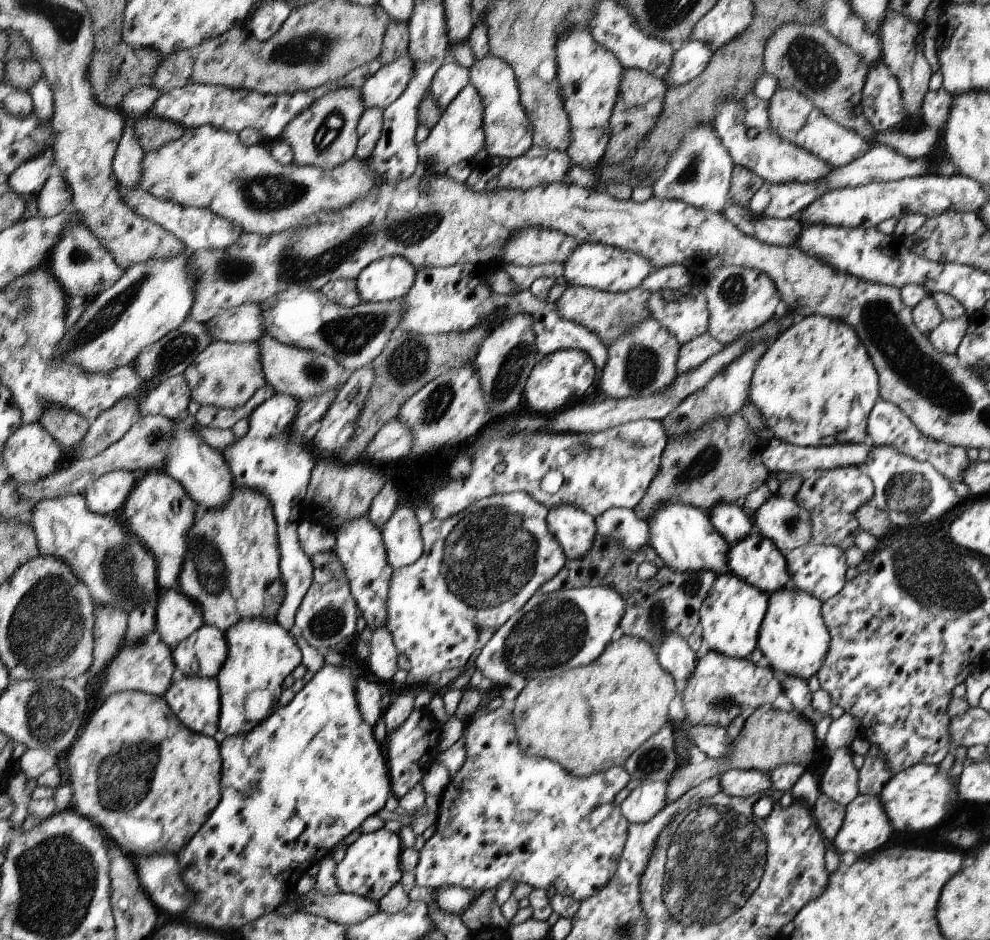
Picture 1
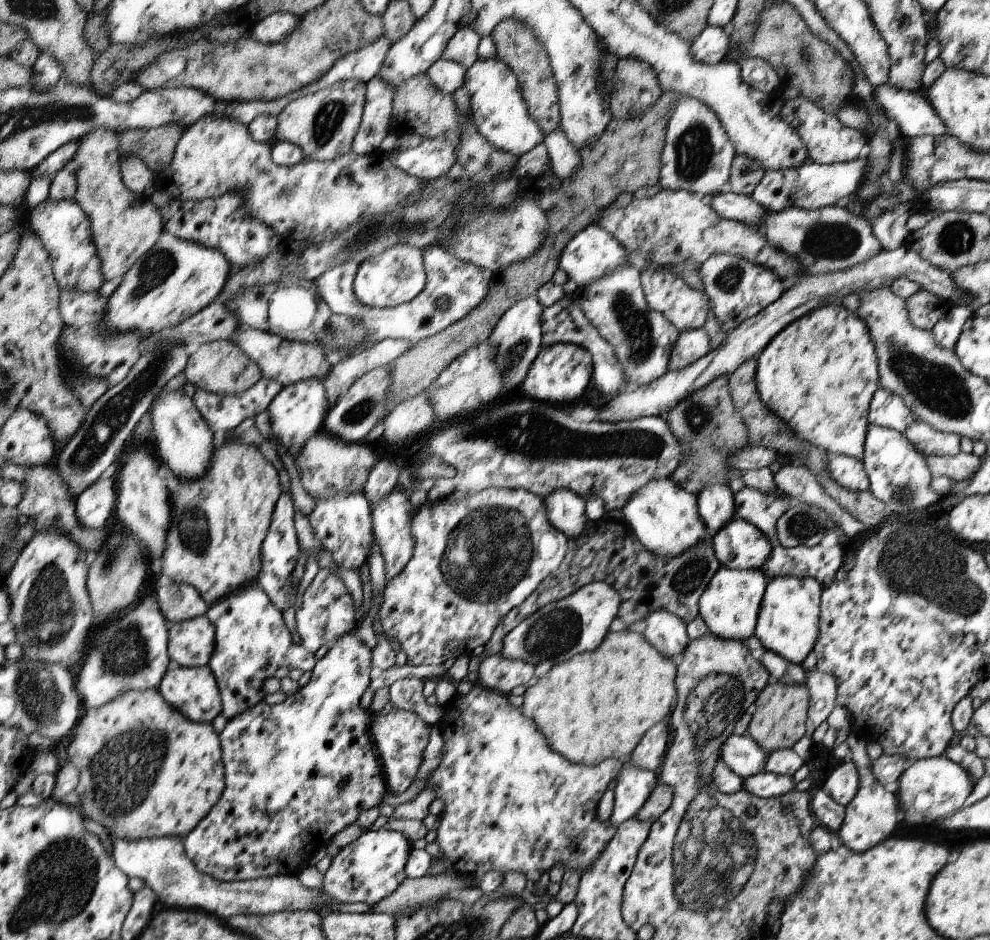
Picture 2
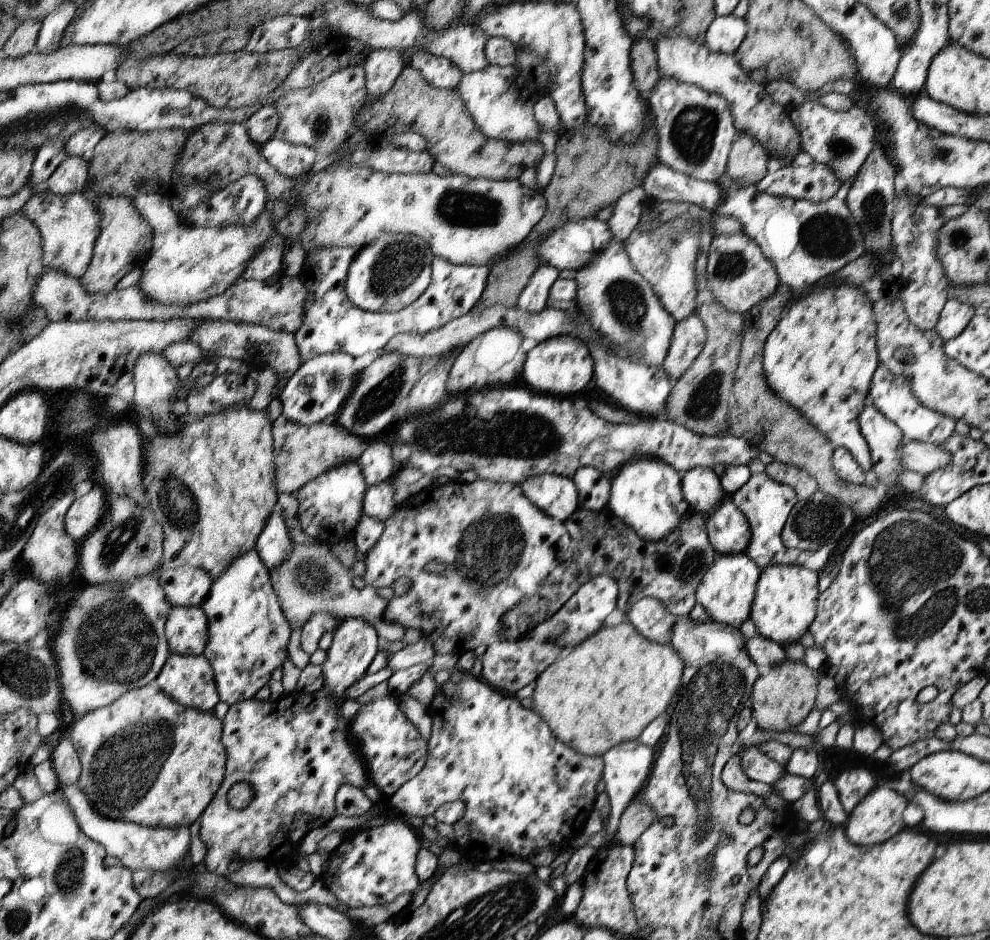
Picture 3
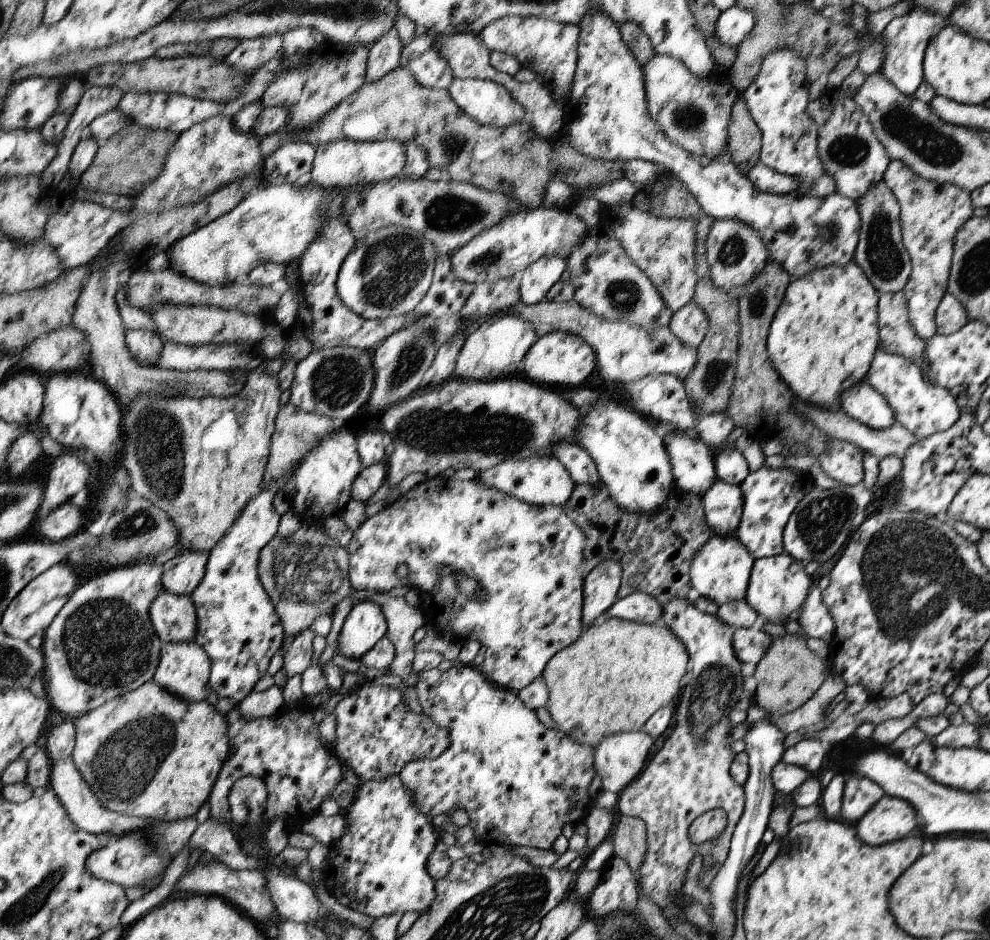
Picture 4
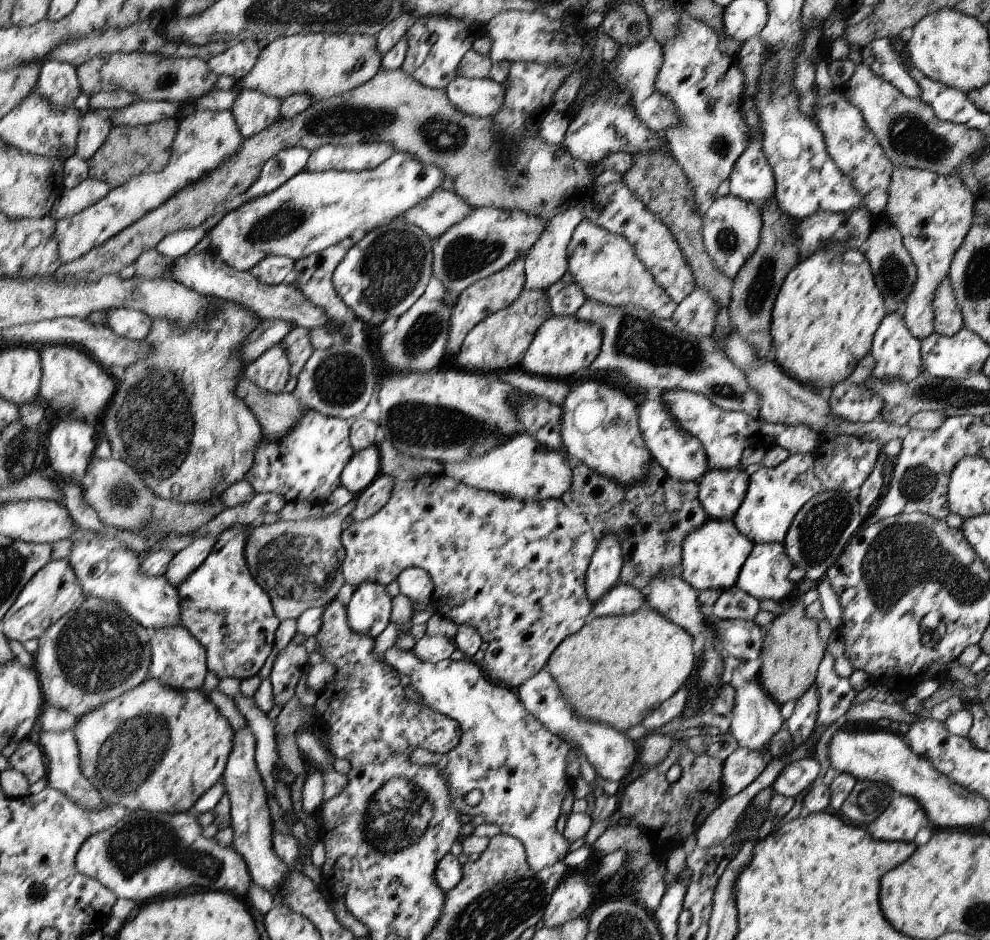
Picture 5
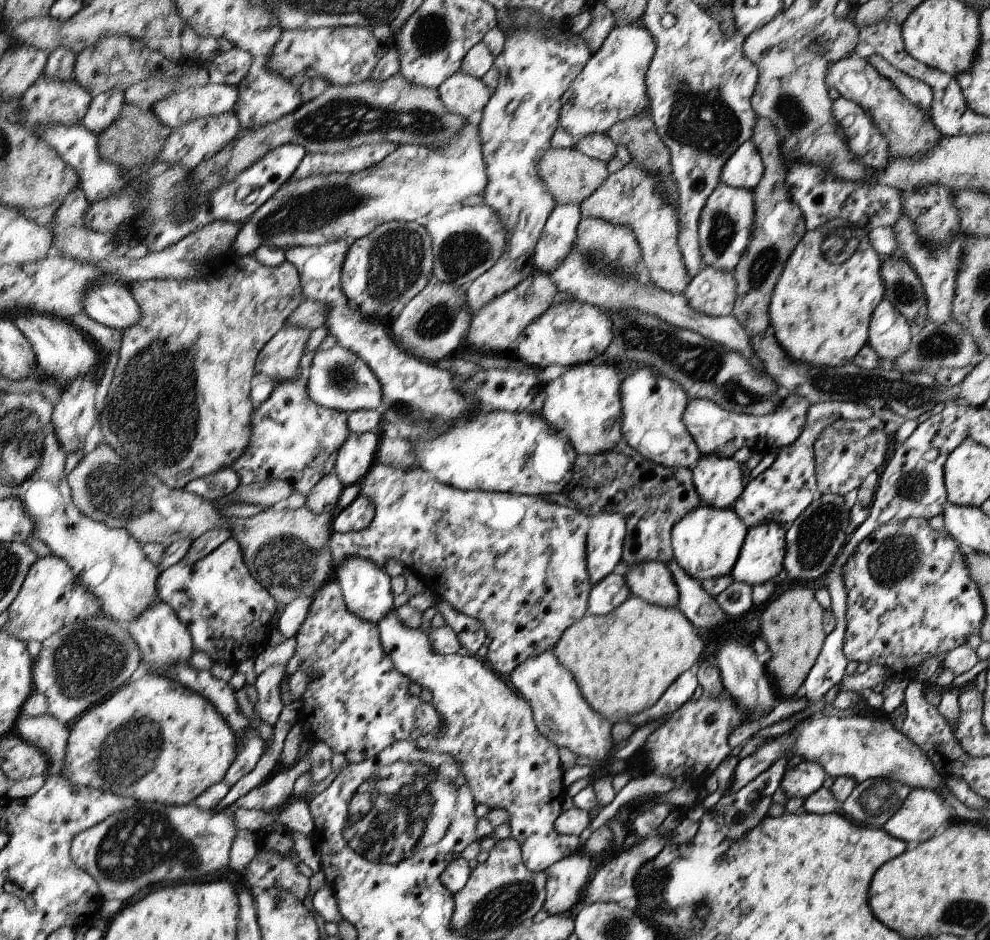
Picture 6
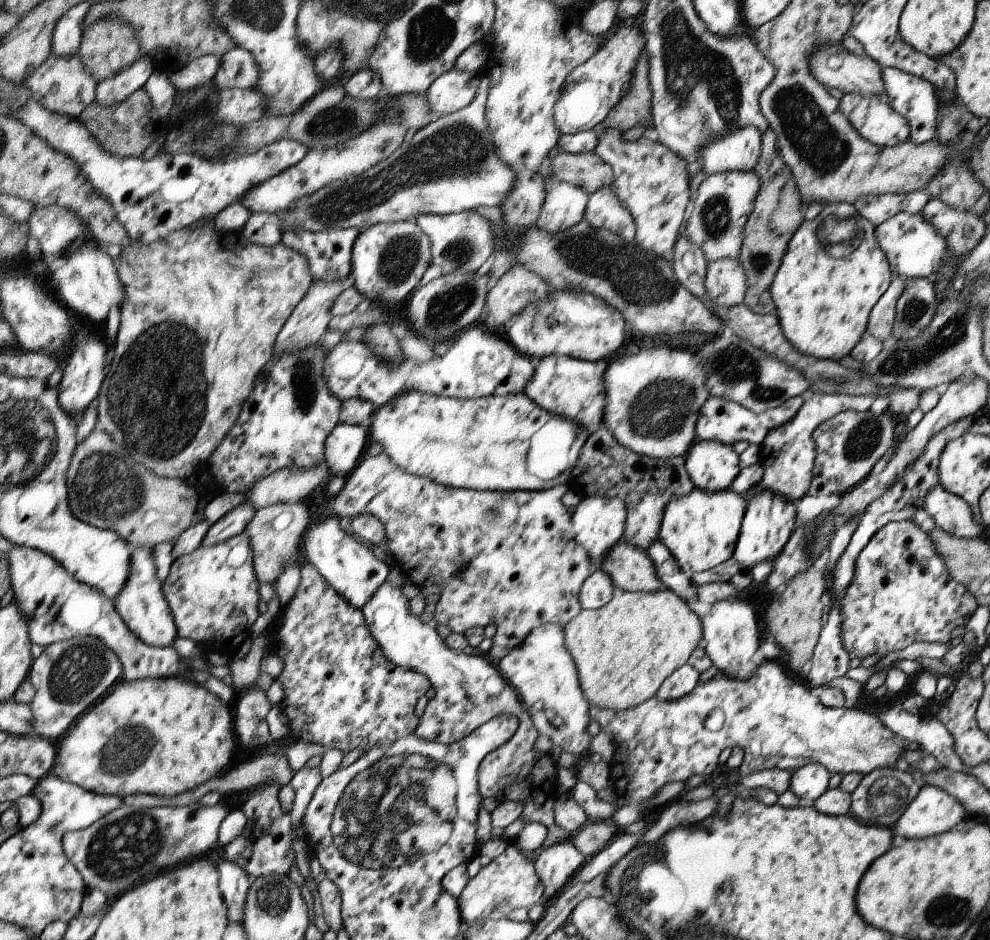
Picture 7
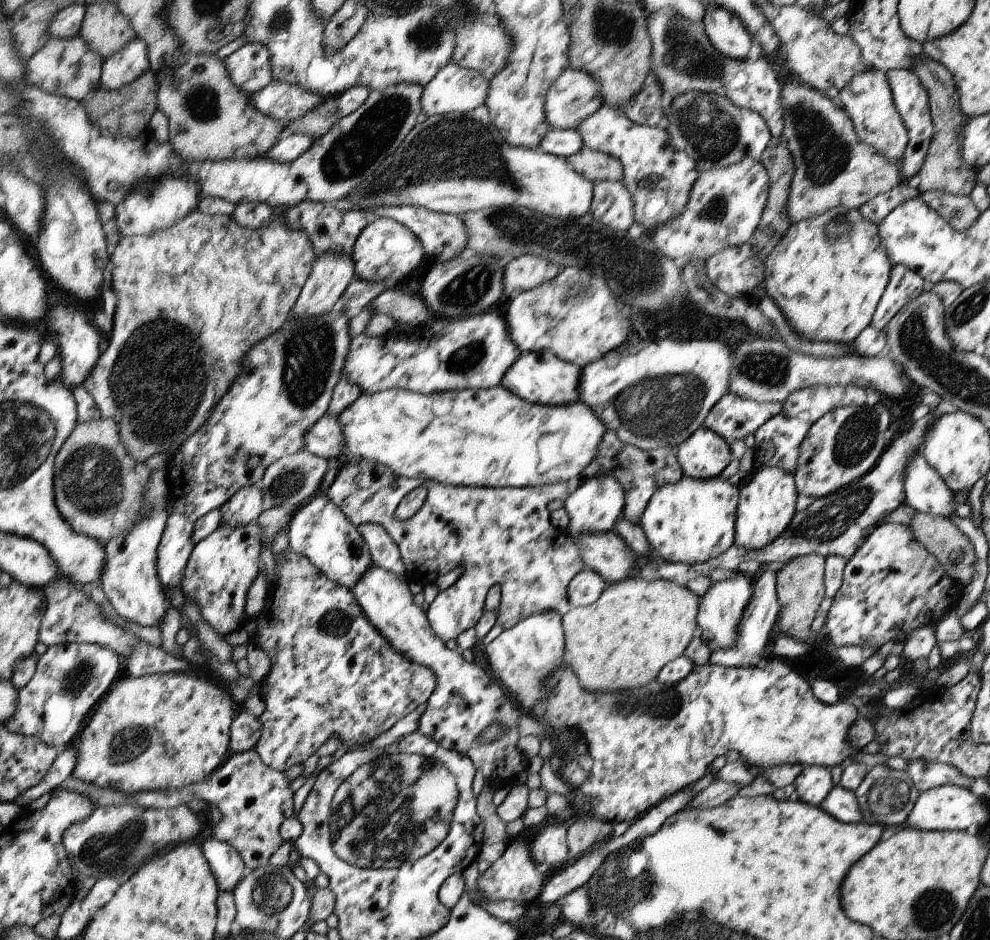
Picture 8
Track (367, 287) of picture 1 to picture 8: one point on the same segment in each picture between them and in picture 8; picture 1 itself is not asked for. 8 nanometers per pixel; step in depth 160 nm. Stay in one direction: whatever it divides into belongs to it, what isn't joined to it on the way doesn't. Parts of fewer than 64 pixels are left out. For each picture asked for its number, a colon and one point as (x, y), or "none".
2: (395, 277)
3: (388, 275)
4: (387, 273)
5: (386, 272)
6: (387, 269)
7: (388, 260)
8: (387, 250)

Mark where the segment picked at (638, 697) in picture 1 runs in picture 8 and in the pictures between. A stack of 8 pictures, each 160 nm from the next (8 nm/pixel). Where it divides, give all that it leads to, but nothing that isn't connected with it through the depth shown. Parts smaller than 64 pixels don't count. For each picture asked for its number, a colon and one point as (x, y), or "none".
2: (597, 706)
3: (597, 695)
4: (612, 680)
5: (617, 669)
6: (624, 661)
7: (625, 650)
8: (622, 640)

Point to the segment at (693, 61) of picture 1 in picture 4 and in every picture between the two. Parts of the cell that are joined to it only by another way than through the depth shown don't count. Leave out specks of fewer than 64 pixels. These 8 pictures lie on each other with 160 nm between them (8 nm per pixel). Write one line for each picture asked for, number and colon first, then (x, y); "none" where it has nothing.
2: (710, 47)
3: (726, 34)
4: (735, 24)

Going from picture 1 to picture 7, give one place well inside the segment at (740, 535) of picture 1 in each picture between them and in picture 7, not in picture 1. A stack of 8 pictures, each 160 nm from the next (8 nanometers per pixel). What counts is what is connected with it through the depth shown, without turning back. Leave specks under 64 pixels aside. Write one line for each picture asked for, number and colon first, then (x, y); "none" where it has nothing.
2: (717, 506)
3: (703, 489)
4: (694, 470)
5: (677, 451)
6: (653, 424)
7: (653, 399)

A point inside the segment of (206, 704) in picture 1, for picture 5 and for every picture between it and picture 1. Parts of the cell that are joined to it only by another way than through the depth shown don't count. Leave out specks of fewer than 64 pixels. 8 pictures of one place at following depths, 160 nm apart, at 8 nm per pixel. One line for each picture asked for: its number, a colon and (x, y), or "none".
2: (194, 691)
3: (188, 679)
4: (185, 668)
5: (178, 659)

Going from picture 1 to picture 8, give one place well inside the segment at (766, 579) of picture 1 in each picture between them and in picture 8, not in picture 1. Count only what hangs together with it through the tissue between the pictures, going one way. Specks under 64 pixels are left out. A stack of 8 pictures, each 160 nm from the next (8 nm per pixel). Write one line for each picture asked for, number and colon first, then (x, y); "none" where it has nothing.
2: (740, 545)
3: (730, 533)
4: (723, 503)
5: (722, 492)
6: (719, 481)
7: (713, 466)
8: (705, 455)

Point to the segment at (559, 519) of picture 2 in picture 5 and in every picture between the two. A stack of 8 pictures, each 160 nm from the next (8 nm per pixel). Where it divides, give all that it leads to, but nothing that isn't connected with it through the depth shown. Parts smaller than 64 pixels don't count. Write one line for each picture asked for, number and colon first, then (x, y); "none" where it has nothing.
3: (558, 496)
4: (542, 480)
5: (522, 469)

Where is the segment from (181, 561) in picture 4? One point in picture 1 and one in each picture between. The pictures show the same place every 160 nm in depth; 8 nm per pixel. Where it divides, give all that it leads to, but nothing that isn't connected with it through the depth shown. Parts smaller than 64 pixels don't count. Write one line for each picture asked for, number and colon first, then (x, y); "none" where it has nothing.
1: (176, 617)
2: (178, 602)
3: (185, 586)

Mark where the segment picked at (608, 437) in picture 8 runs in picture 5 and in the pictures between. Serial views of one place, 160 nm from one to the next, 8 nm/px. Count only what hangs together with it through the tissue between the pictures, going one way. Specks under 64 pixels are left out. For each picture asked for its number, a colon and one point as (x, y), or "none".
5: (653, 519)
6: (652, 498)
7: (606, 468)

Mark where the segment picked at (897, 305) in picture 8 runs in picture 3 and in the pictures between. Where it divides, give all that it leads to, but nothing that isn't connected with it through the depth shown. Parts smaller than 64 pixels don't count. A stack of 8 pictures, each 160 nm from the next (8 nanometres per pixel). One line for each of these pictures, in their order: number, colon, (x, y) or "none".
3: (892, 395)
4: (924, 409)
5: (897, 352)
6: (890, 334)
7: (883, 315)

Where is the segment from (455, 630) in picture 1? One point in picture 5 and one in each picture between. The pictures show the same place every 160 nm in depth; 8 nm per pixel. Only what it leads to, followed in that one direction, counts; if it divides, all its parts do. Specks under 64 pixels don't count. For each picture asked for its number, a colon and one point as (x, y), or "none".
2: (476, 559)
3: (496, 546)
4: (528, 559)
5: (516, 570)

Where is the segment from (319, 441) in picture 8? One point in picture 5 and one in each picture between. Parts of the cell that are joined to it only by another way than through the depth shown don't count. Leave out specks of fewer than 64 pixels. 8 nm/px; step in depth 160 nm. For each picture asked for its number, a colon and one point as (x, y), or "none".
5: (365, 466)
6: (357, 456)
7: (346, 445)

